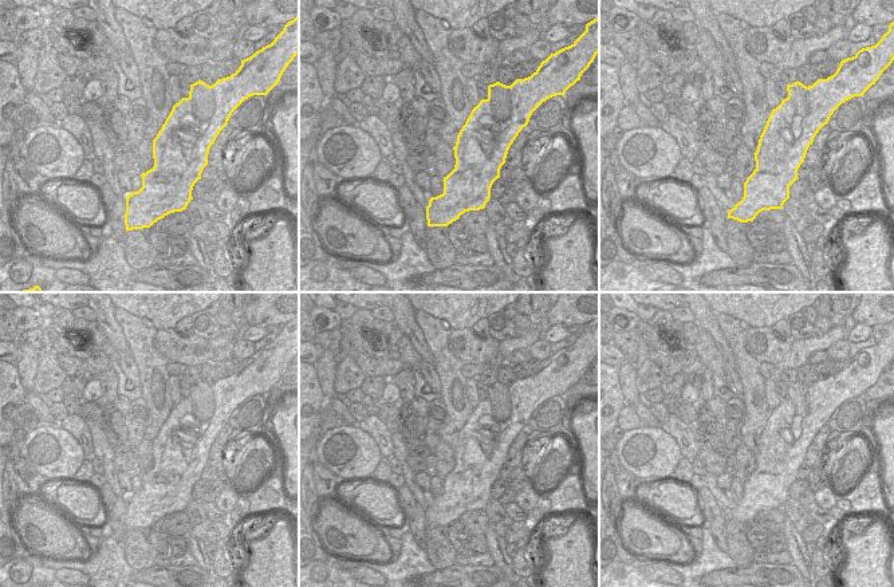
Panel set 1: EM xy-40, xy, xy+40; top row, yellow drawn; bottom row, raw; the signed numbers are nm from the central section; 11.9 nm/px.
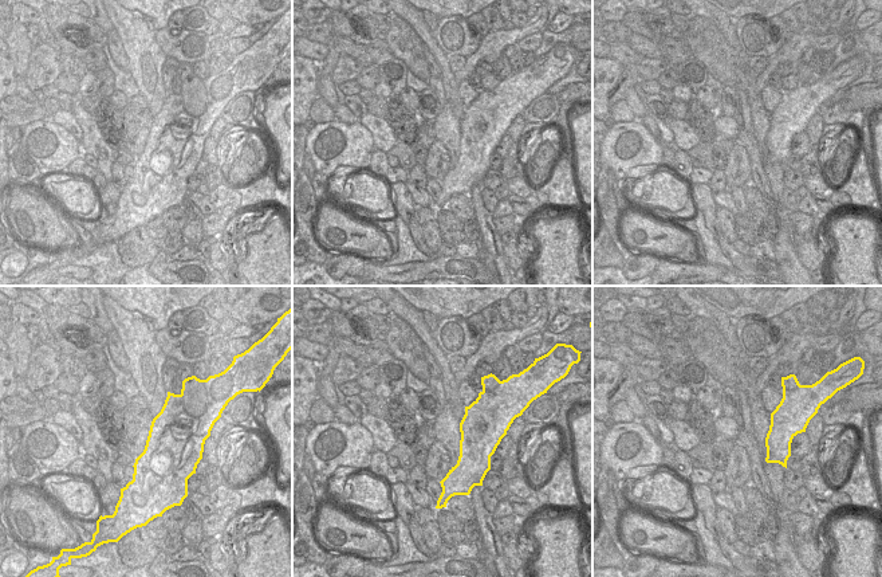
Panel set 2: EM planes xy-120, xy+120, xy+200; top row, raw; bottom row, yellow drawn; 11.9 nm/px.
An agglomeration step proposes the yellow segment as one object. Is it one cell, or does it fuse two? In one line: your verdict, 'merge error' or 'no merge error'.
merge error

